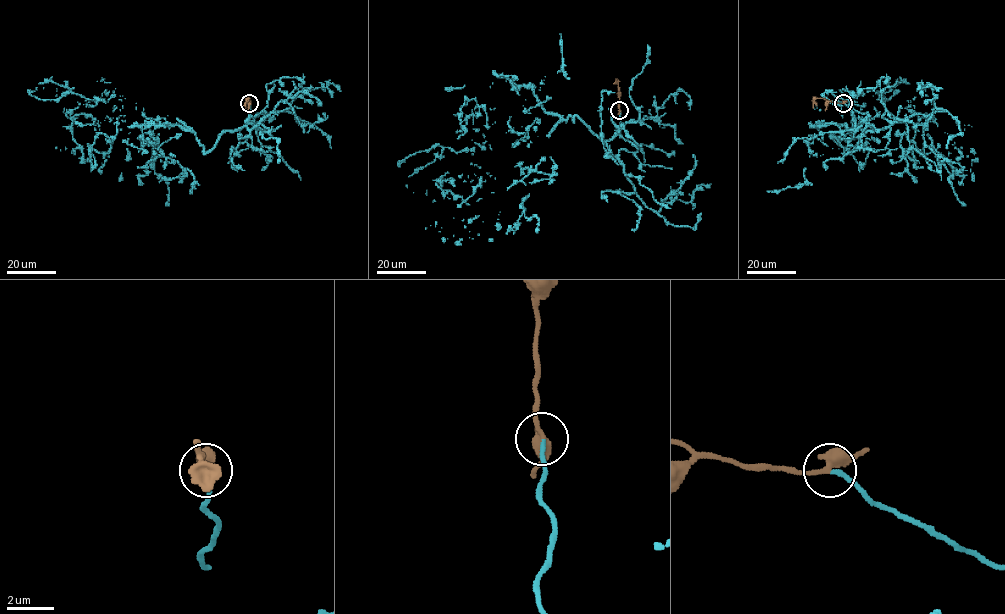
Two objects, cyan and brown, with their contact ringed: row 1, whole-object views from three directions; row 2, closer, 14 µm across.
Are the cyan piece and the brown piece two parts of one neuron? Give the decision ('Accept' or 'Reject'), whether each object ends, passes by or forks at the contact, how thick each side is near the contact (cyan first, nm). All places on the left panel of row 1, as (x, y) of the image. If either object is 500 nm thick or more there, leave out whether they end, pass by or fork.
Accept. At the ring cyan ends. At the ring brown passes by. Thickness 180 nm (cyan) against 400 nm

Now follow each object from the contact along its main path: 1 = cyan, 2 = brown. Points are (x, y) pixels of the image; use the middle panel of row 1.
1: (620, 110), (607, 140), (576, 115), (545, 113), (514, 143), (492, 124), (406, 186), (433, 201), (454, 186)
2: (620, 110), (618, 83), (615, 80)

